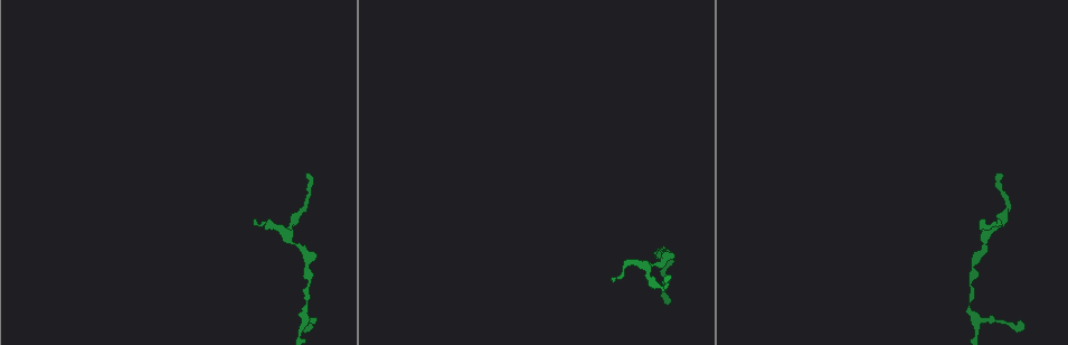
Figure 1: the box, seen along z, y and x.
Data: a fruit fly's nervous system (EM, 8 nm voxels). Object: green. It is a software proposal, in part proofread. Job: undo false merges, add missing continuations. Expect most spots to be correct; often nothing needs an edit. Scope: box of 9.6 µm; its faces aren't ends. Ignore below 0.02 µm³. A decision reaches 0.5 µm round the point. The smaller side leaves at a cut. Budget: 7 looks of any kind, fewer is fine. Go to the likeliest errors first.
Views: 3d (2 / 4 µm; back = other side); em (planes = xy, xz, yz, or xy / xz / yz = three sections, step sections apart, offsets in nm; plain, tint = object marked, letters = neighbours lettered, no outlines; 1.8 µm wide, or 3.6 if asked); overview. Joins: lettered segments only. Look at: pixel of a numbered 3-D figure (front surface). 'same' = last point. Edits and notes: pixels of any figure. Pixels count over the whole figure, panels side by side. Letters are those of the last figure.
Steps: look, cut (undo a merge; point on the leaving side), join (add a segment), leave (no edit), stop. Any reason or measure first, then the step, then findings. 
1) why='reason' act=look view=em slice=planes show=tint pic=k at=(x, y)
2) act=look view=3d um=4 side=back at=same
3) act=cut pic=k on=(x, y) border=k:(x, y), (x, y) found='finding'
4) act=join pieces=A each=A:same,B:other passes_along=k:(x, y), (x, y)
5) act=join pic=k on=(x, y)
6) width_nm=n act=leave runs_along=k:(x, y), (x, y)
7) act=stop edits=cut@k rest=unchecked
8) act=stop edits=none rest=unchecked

act=look view=em slice=xy step=4 show=letters pic=1 at=(1021, 322)

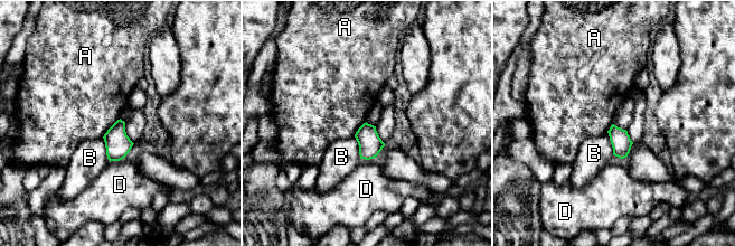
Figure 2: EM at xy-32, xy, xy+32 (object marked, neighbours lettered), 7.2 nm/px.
act=look view=em slice=planes show=letters at=same

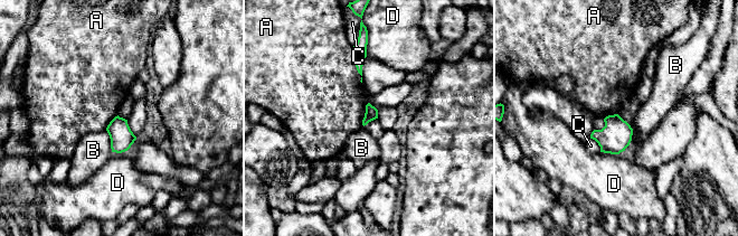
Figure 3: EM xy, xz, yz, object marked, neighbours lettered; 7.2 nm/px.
act=leave each=A:other,B:other,C:other,D:other found='none of them fits'

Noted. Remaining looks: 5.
why='an open end' act=look view=em slice=planes show=plain pic=1 at=(611, 278)

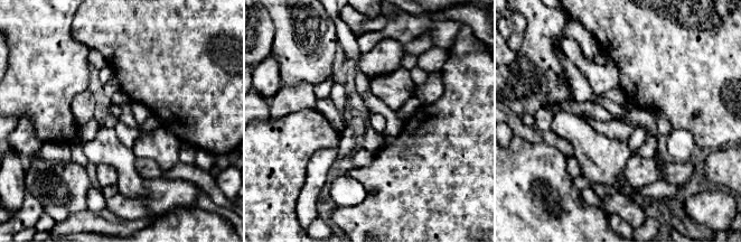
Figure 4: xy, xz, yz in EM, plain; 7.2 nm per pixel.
act=look view=em slice=planes show=letters at=same

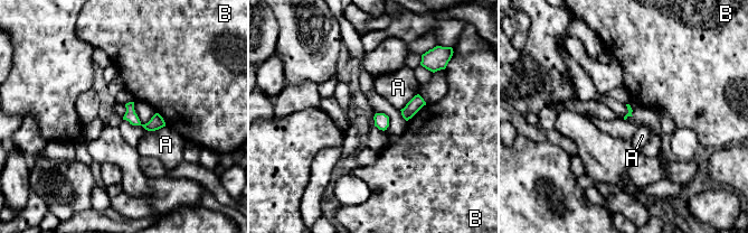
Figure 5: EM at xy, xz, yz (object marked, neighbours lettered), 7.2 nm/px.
act=leave each=A:other,B:other found='none of them fits'

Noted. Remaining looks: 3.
act=look view=em slice=planes show=tint pic=1 at=(996, 174)

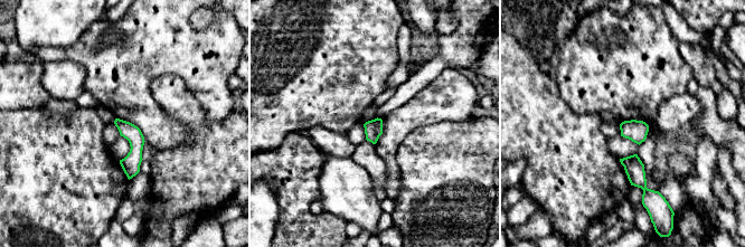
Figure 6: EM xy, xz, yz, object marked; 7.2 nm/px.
act=look view=em slice=planes show=letters at=same

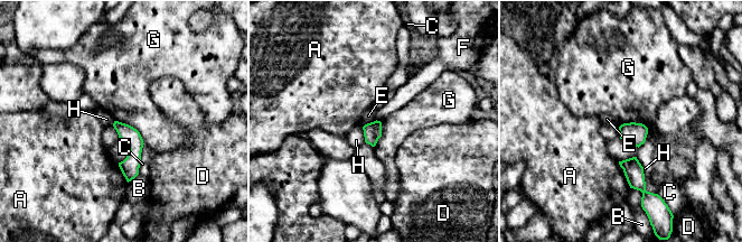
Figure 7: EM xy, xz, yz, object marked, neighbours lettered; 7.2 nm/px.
act=leave each=A:other,B:other,C:other,D:other,E:other,F:other,G:other,H:other runs_along=7:(116, 124), (133, 141), (129, 177) found='none of them fits'

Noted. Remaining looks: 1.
act=stop edits=none rest=unchecked

